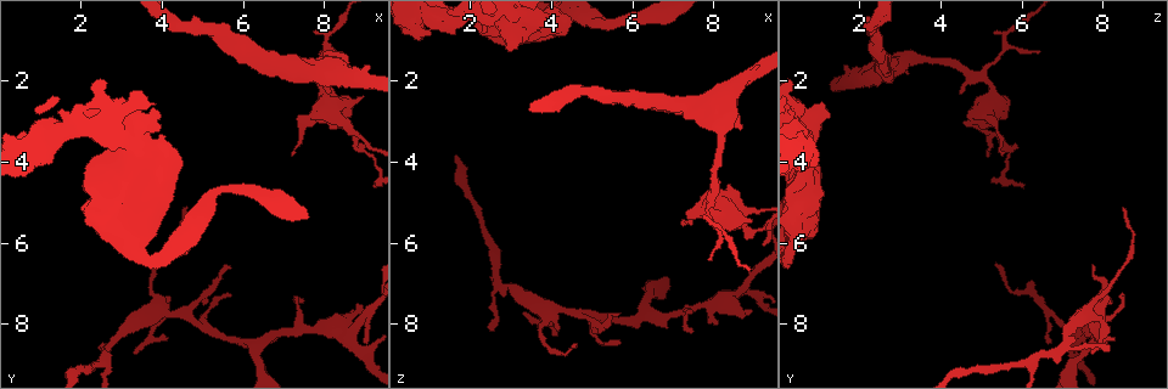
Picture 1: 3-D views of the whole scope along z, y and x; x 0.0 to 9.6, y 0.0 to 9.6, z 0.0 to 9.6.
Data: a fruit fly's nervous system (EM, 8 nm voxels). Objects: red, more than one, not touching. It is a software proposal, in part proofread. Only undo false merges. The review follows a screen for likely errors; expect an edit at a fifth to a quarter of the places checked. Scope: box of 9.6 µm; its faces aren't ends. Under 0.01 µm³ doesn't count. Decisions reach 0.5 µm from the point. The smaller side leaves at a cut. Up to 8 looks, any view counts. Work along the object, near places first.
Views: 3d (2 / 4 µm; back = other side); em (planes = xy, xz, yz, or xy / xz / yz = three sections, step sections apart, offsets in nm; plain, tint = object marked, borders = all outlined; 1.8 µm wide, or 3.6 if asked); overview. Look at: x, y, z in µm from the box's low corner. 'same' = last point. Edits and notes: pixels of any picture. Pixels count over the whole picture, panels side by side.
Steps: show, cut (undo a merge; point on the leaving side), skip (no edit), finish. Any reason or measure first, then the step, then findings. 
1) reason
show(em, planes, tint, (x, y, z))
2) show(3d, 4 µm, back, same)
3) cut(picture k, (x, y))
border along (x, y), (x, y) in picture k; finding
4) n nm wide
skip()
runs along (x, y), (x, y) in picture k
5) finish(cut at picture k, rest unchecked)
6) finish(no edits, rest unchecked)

a fork
show(3d, 4 µm, (3.95, 7.65, 7.65))

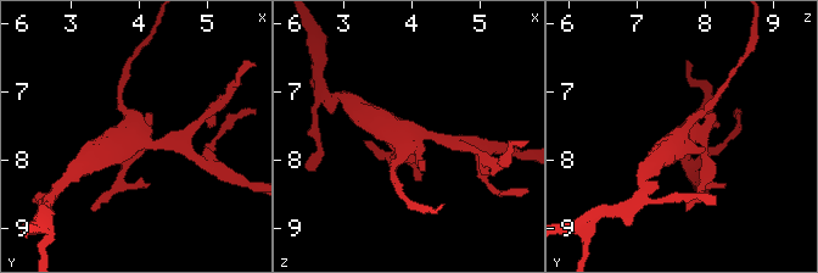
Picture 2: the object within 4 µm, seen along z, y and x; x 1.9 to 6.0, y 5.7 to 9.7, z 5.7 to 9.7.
4 arms; now the EM
show(em, planes, tint, (3.90, 7.70, 7.60))

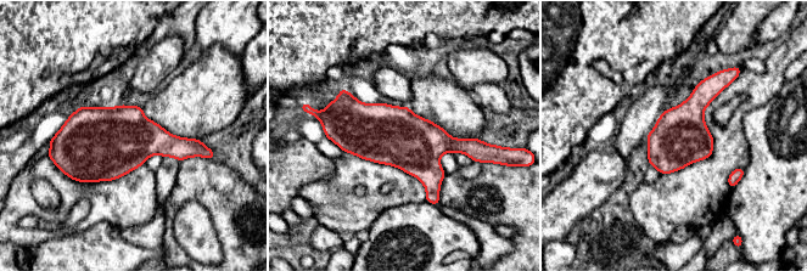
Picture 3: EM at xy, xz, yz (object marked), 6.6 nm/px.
skip()
continuous, no second neuron

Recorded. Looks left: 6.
arms part here
show(em, planes, tint, (7.35, 8.15, 7.65))

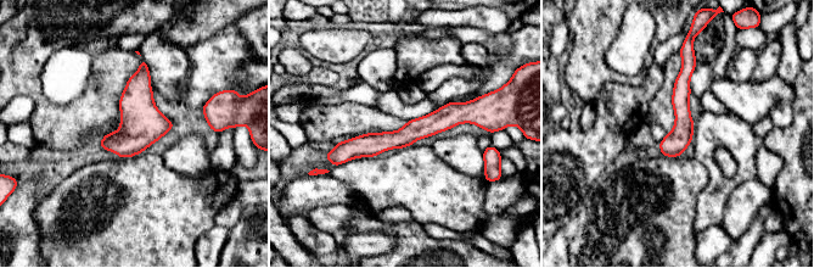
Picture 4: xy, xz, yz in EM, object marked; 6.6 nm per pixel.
skip()
runs along (477, 118), (447, 116), (336, 154) in picture 4; one neuron here

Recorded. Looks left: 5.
sudden change in width
show(em, 3.6 µm, planes, borders, (8.00, 2.30, 5.20))

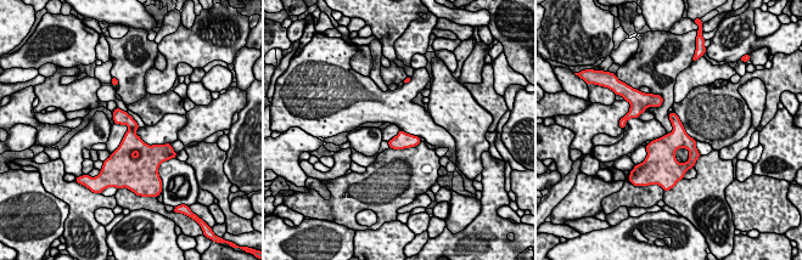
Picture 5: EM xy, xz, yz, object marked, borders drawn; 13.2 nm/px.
skip()
one neuron here

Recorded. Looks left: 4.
finish(no edits, rest unchecked)

